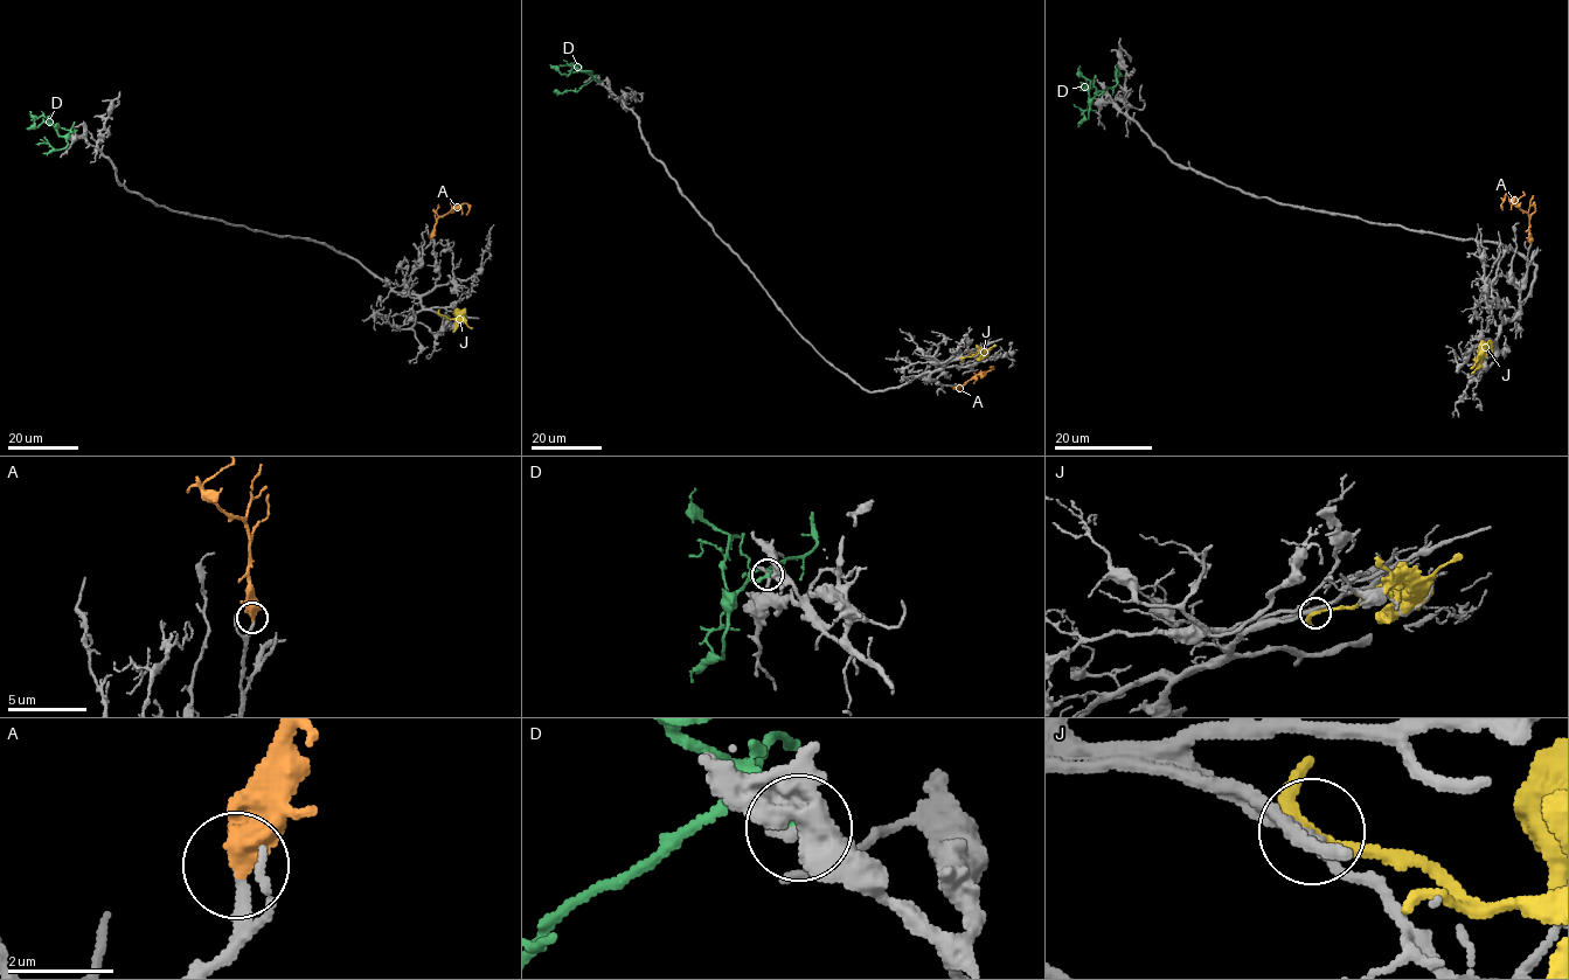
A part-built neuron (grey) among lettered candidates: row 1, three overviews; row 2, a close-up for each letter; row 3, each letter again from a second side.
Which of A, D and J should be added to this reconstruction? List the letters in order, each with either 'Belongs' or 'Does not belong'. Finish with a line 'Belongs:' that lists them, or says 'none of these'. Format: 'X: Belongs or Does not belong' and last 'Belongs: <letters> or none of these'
A: Belongs
D: Does not belong
J: Does not belong
Belongs: A

